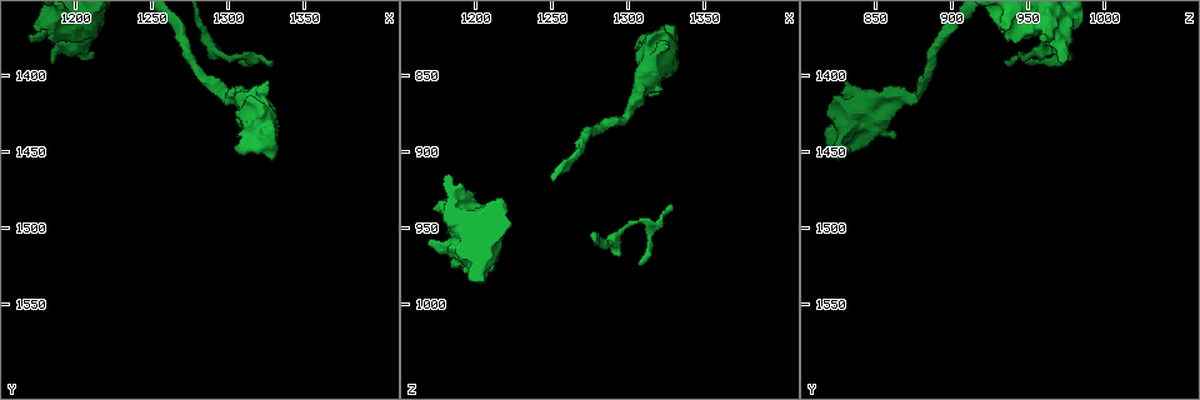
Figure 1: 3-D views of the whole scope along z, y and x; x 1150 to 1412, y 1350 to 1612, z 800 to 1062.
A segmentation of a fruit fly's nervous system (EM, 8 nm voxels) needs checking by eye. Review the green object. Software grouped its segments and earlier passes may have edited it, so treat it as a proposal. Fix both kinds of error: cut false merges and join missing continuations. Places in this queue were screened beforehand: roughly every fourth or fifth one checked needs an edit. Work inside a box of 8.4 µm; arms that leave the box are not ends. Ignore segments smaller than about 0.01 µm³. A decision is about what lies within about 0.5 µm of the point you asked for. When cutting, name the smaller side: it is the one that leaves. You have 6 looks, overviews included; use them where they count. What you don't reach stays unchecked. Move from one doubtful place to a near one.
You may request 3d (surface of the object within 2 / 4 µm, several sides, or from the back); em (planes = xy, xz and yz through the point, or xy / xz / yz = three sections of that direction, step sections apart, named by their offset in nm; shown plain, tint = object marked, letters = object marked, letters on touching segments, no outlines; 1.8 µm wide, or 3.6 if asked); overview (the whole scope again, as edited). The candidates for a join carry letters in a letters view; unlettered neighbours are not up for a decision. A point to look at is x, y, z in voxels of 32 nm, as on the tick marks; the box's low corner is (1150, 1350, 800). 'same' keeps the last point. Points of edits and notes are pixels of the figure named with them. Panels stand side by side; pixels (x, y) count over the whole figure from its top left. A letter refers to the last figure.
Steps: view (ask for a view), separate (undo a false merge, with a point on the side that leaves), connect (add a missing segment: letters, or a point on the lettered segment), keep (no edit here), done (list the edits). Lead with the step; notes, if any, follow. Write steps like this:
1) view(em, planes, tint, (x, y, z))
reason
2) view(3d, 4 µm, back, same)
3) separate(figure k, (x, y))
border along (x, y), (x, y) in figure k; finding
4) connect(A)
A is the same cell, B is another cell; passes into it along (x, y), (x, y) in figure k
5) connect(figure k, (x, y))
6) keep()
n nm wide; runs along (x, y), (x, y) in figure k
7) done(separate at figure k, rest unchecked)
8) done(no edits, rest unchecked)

view(em, planes, plain, (1310, 1390, 974))
thin end

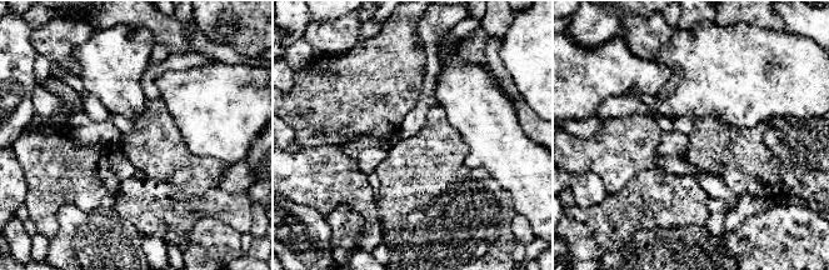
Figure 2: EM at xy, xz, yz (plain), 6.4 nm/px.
view(em, planes, letters, same)
what lies round it

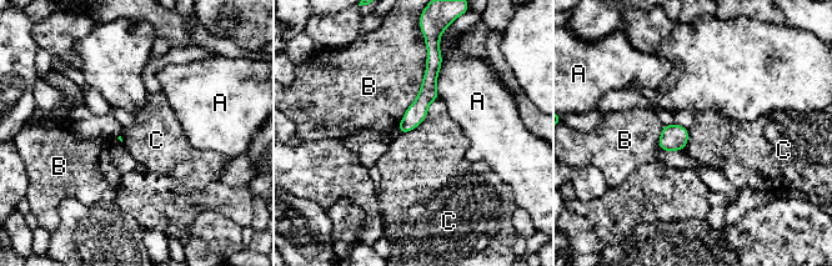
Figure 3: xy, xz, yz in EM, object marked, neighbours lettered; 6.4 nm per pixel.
keep()
A, B and C are other cells; border along (439, 98), (415, 128), (400, 134) in figure 3; none of them fits

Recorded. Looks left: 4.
view(em, 3.6 µm, xz, step 4, tint, (1318, 1440, 862))
an open end

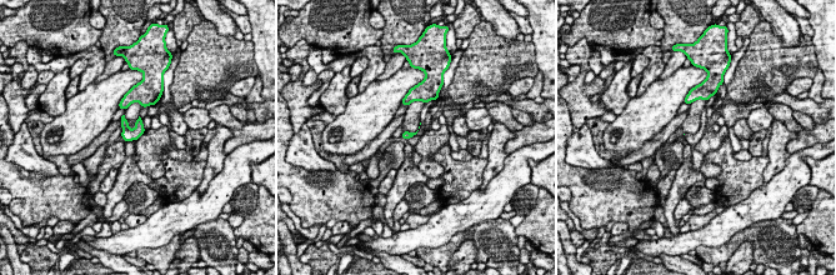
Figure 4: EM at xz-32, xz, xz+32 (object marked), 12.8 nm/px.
view(em, 3.6 µm, planes, letters, same)
another direction

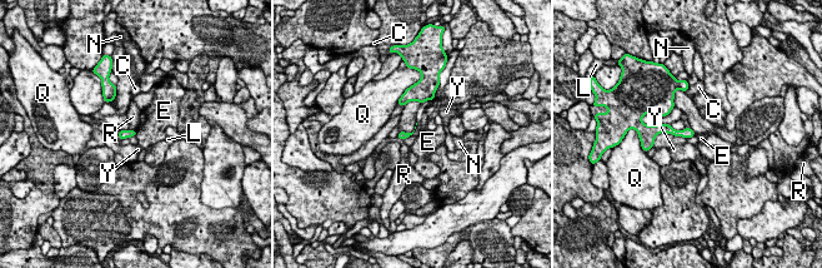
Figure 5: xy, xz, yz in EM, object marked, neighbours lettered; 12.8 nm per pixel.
keep()
C, E, L, N, Q, R and Y are other cells; runs along (657, 129), (691, 133) in figure 5; none of them fits

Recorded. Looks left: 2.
view(em, xy, step 16, letters, (1206, 1390, 976))
thick end

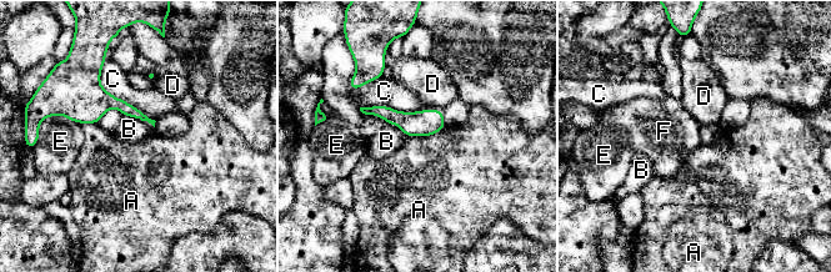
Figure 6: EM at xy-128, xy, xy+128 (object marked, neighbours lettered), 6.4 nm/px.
keep()
A, B, C, D, E and F are other cells; runs along (365, 110), (441, 125) in figure 6; none of them fits

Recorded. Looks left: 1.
done(no edits, rest unchecked)

